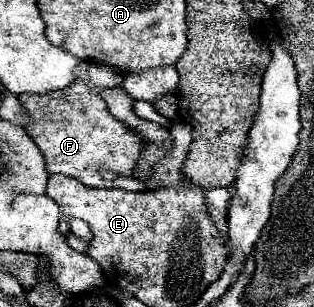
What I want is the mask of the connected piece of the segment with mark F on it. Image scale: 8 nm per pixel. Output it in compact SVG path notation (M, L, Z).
M88 63L86 77L74 81L66 89L50 91L44 95L18 95L32 117L32 123L26 131L42 151L50 175L64 173L90 187L100 187L100 169L110 169L124 177L134 175L134 167L142 151L142 141L136 133L126 129L126 125L110 115L106 101L100 97L102 87L118 87L126 75L128 73L108 65Z

